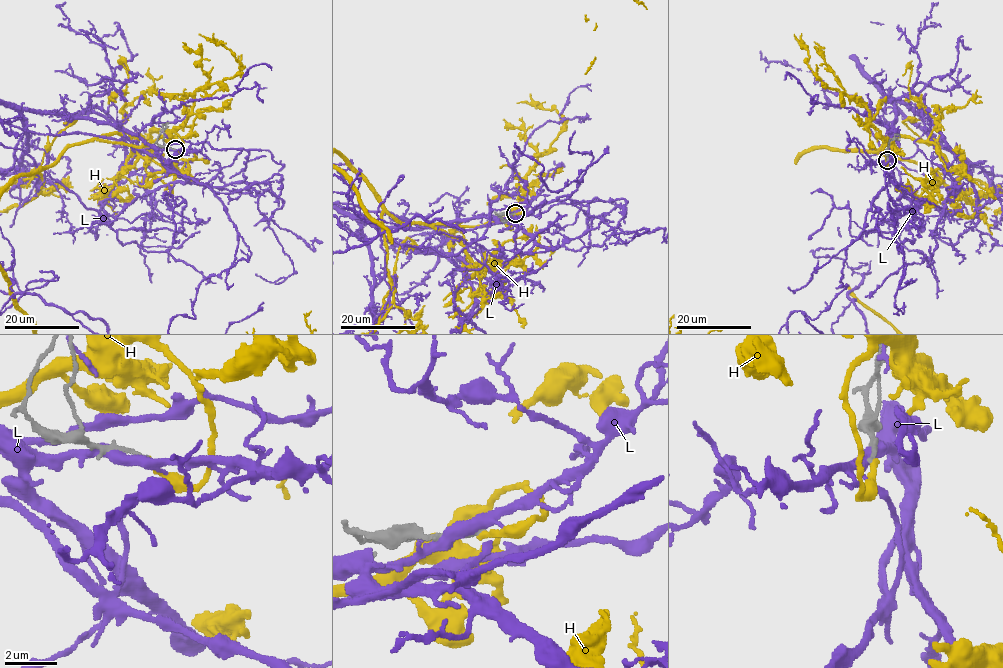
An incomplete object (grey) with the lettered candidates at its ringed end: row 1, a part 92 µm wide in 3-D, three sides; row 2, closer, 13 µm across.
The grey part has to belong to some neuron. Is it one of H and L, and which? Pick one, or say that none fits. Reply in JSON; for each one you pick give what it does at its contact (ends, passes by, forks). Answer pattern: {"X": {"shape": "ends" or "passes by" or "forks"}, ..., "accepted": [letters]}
{"accepted": []}

